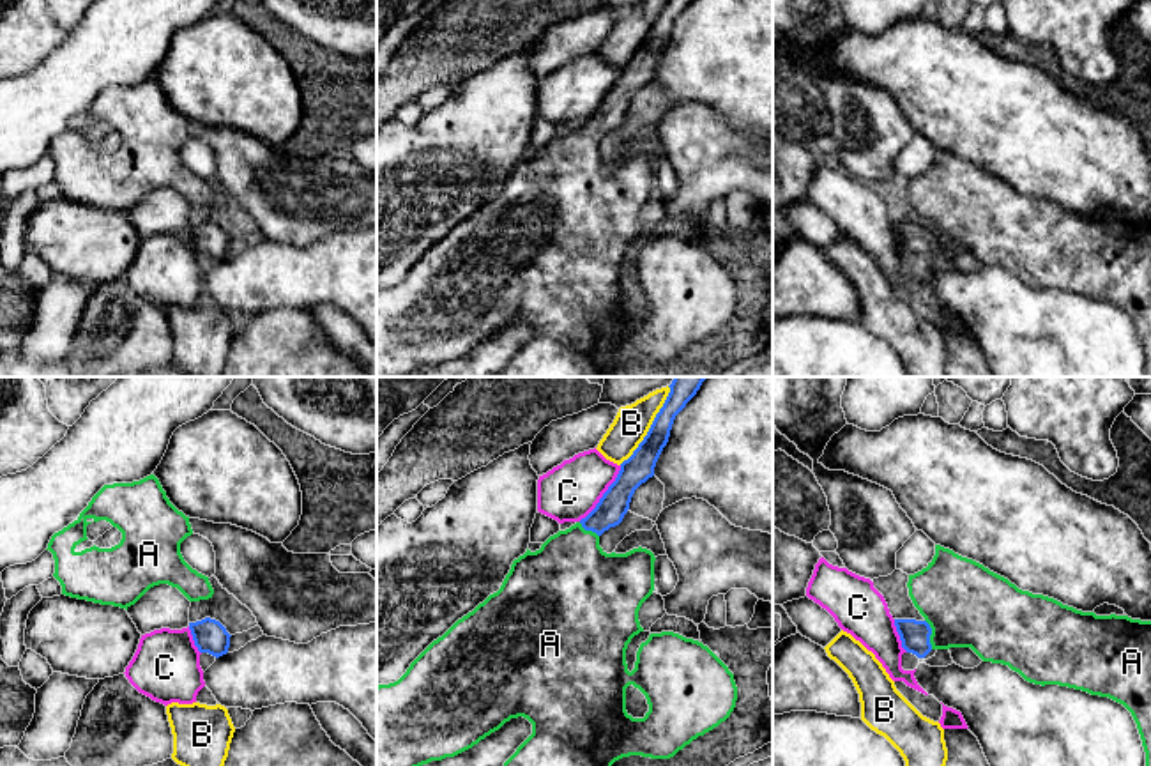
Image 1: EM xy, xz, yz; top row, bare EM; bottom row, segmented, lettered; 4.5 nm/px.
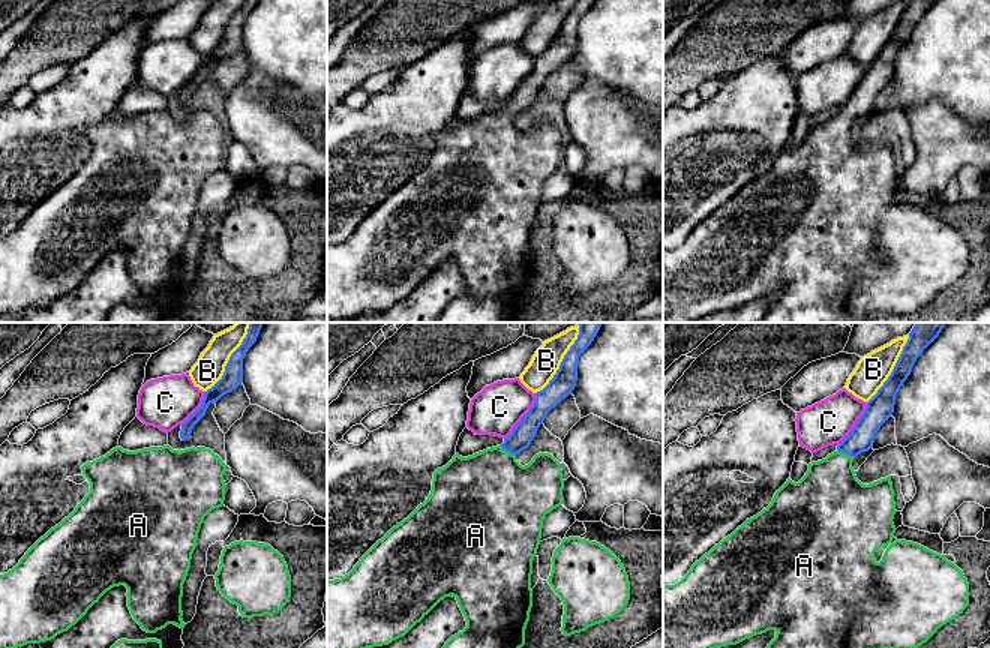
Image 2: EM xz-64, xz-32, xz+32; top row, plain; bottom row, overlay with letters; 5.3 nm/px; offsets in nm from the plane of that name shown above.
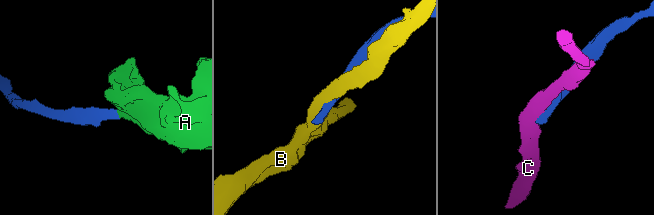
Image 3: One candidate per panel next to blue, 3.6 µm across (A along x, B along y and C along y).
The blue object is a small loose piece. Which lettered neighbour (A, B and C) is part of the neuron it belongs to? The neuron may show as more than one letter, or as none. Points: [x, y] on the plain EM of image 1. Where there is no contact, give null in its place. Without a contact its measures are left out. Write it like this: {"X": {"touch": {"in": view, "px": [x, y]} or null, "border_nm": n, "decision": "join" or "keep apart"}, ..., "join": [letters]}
{"A": {"touch": {"in": "yz", "px": [930, 237]}, "border_nm": 140, "decision": "join"}, "B": {"touch": {"in": "xz", "px": [647, 36]}, "border_nm": 380, "decision": "keep apart"}, "C": {"touch": {"in": "xz", "px": [603, 98]}, "border_nm": 320, "decision": "keep apart"}, "join": ["A"]}

